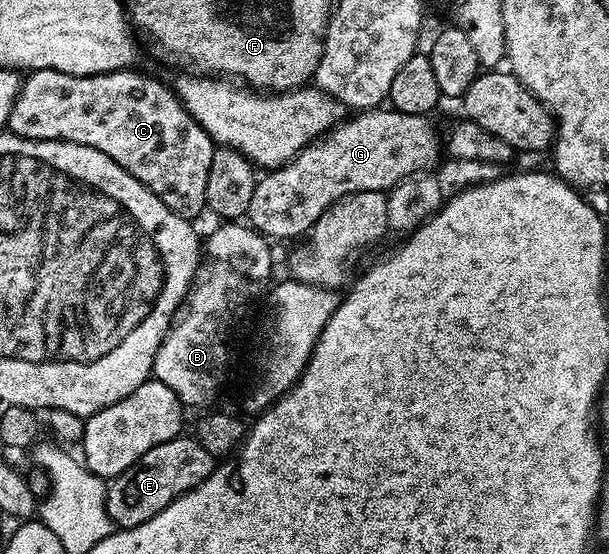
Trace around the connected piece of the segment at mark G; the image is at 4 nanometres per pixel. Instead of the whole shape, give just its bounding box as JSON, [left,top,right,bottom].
[246,108,442,240]

